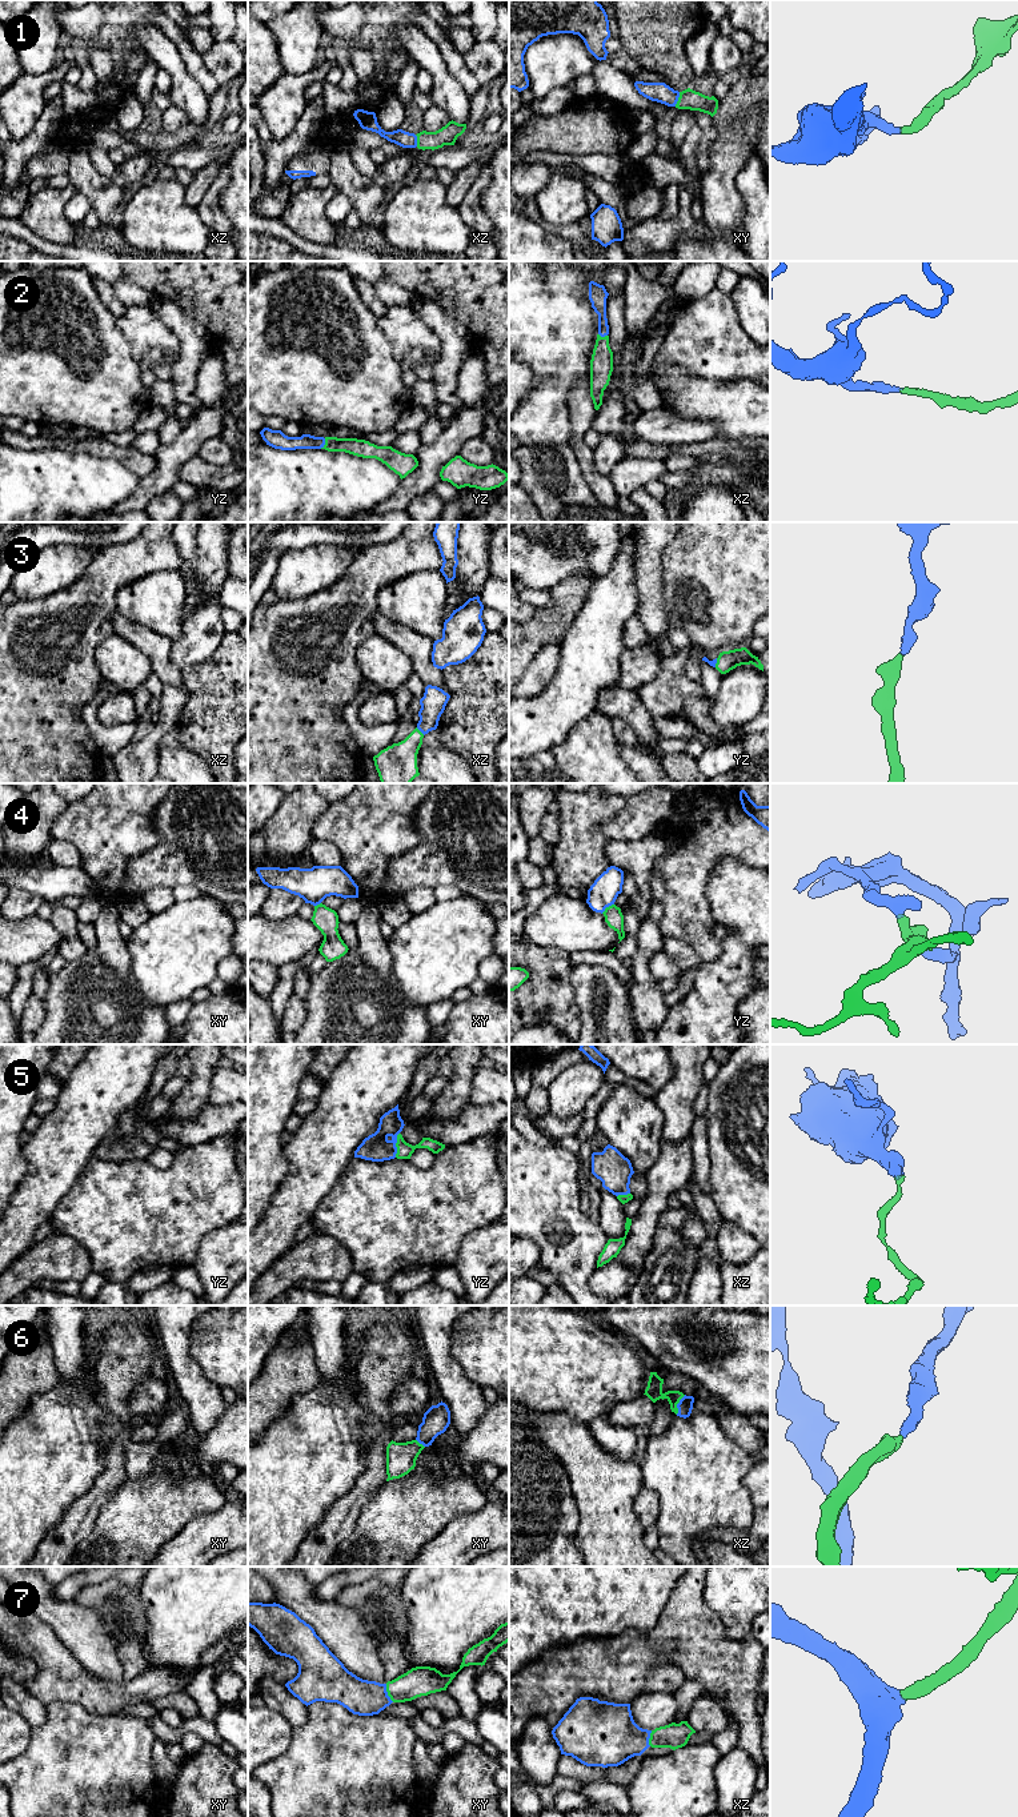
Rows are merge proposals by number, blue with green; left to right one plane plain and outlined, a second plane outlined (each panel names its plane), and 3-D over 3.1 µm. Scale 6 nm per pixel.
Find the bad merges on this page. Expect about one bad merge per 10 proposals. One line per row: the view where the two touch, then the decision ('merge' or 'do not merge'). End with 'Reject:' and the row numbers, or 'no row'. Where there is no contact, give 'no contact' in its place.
1: contact in xy; merge
2: contact in yz; merge
3: contact in xz; merge
4: contact in yz; merge
5: contact in yz; merge
6: contact in xz; merge
7: contact in xy; merge
Reject: no row

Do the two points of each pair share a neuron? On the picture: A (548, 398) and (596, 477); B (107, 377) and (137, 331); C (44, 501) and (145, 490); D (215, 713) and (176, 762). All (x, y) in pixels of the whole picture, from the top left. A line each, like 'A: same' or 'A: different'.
A: different
B: different
C: different
D: different

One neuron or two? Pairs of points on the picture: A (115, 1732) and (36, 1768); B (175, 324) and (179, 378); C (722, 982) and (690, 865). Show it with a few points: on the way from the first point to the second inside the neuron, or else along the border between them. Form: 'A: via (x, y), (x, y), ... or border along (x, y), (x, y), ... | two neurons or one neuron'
A: via (95, 1752), (79, 1768), (56, 1768) | one neuron
B: via (188, 337), (187, 365) | one neuron
C: border along (722, 941), (722, 953), (716, 959), (705, 963) | two neurons

